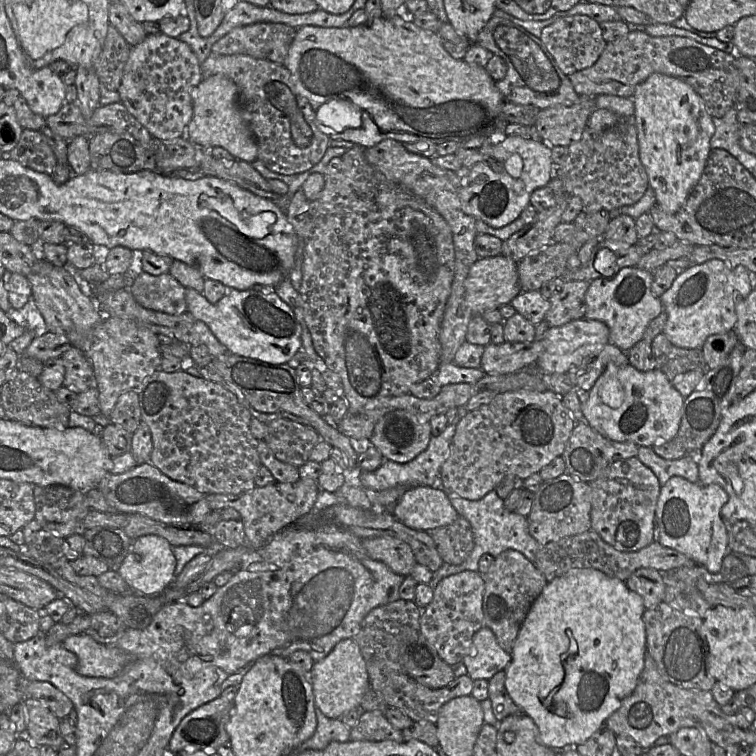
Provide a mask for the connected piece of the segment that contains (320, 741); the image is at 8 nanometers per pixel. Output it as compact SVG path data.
M315 707L317 727L313 736L300 744L294 753L305 750L323 750L331 742L347 742L350 740L350 728L343 724L341 718L326 717L319 708Z

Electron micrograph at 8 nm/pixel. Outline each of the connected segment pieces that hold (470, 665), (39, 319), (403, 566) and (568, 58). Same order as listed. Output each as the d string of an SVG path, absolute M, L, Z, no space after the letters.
M484 626L473 636L472 654L464 656L462 661L471 679L489 680L497 672L505 670L511 658L511 654L499 646L492 630Z
M32 293L24 307L19 310L11 308L6 312L6 315L9 320L26 329L21 336L11 341L8 345L18 355L23 355L25 349L35 337L43 335L48 331L45 321L32 298Z
M376 537L362 540L366 554L387 565L393 572L409 576L417 564L411 547L394 537Z
M579 14L561 17L545 27L540 40L545 44L559 69L567 76L591 67L607 44L603 39L599 23L587 15Z

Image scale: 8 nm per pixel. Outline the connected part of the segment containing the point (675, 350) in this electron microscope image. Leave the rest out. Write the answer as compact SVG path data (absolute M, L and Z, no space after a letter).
M658 334L651 343L657 369L672 382L679 375L691 370L706 371L701 349L685 349L673 345L665 334Z

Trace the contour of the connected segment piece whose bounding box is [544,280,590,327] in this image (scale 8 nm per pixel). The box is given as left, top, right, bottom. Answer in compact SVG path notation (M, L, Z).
M567 280L562 289L552 295L549 299L550 309L544 320L549 327L562 326L572 321L572 313L584 303L589 283L587 281Z

